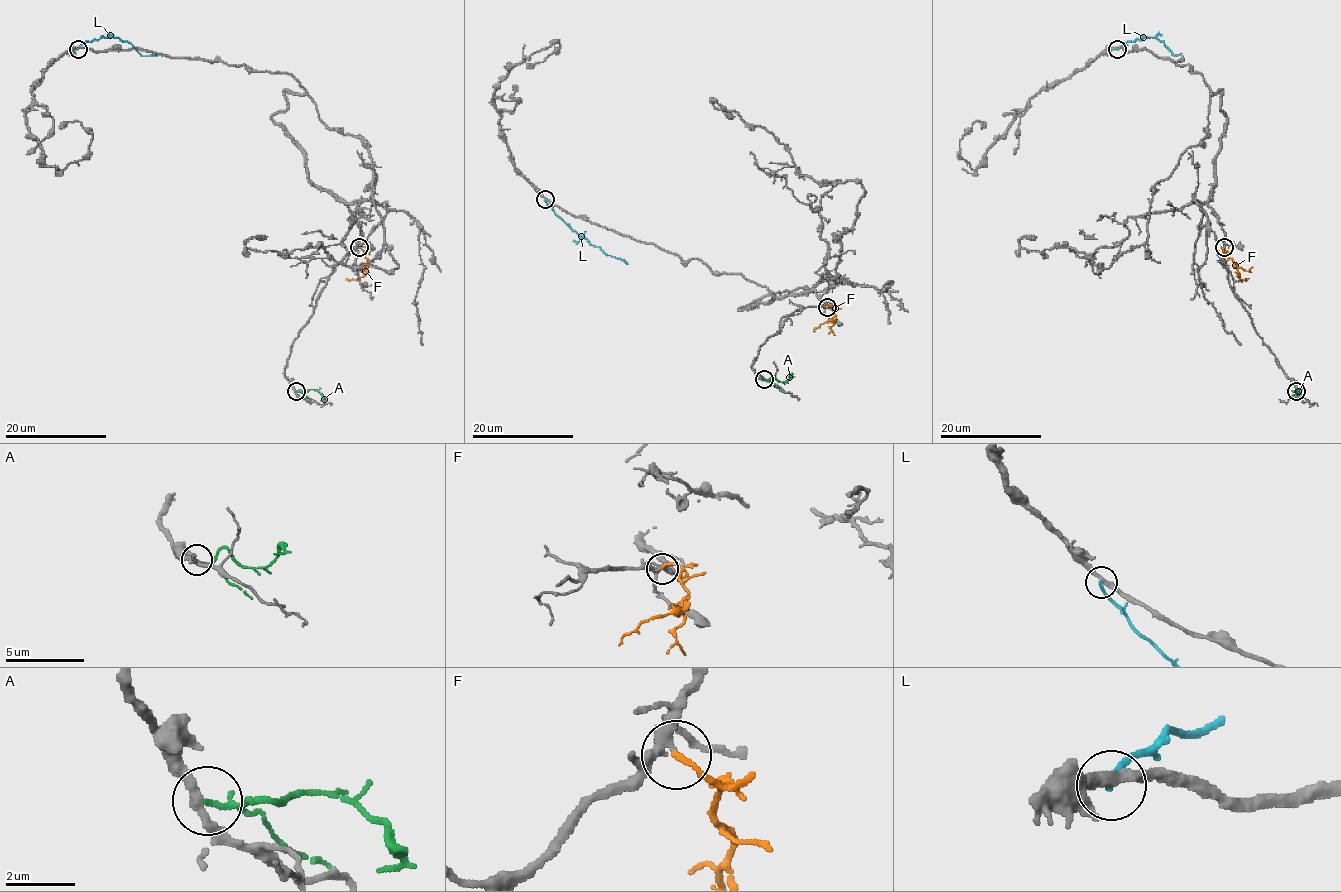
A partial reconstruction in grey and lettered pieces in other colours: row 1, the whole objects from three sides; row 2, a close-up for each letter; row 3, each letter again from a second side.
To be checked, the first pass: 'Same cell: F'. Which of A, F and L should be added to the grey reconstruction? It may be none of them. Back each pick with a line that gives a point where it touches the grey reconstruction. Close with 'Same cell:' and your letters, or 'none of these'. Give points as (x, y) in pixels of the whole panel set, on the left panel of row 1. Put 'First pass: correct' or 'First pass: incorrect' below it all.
F: (359, 247)
Same cell: F
First pass: correct

